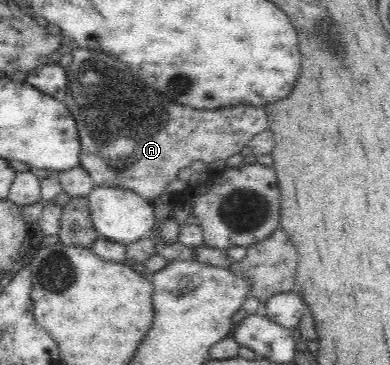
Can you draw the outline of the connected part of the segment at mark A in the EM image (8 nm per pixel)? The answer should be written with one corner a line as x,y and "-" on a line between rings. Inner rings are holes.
77,47
71,51
72,63
66,67
66,82
68,82
68,93
63,99
64,104
68,108
74,122
76,122
76,129
80,140
80,166
89,173
92,178
94,187
110,187
110,188
123,188
131,190
133,193
141,195
141,197
148,202
151,207
153,204
161,198
161,195
165,193
167,186
172,181
179,179
178,172
185,167
189,167
195,161
201,161
210,165
214,171
213,163
218,160
224,162
233,155
239,154
243,147
248,146
249,141
257,133
267,129
268,117
264,113
262,107
256,107
256,105
238,105
238,107
230,107
230,109
212,109
204,111
204,109
192,109
188,105
178,105
174,101
170,101
168,97
156,93
152,87
148,87
145,81
140,81
140,77
132,77
132,73
128,73
131,69
128,69
128,65
120,63
118,59
114,57
108,57
105,53
94,51
88,48

